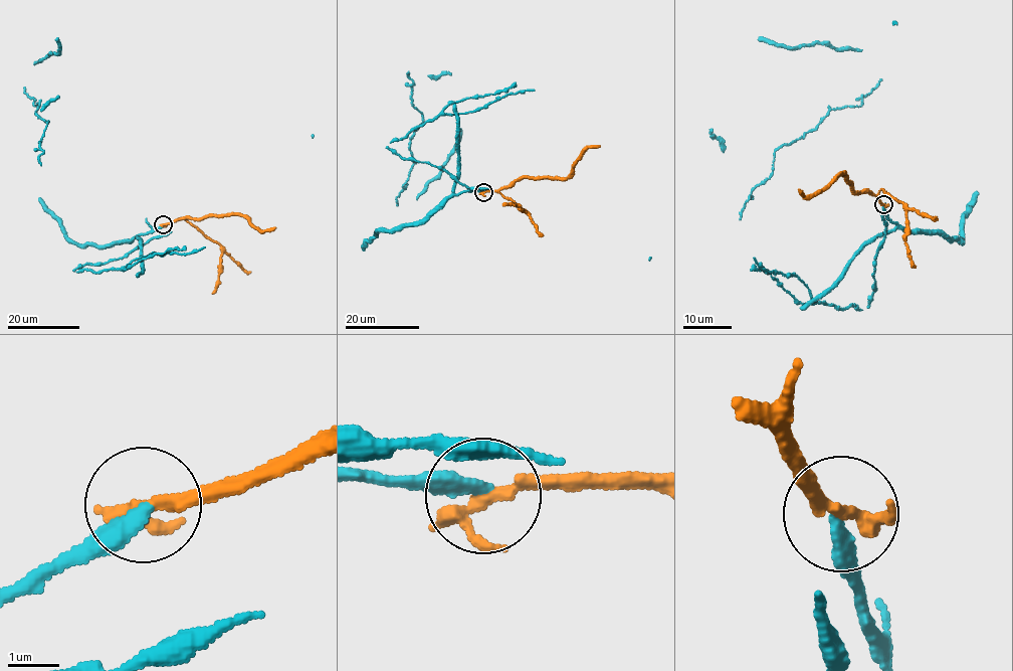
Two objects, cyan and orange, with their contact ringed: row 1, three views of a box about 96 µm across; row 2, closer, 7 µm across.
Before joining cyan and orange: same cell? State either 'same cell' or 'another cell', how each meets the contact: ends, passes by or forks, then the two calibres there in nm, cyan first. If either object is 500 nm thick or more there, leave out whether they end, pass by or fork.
same cell | cyan ends | orange passes by | 320/240 nm

